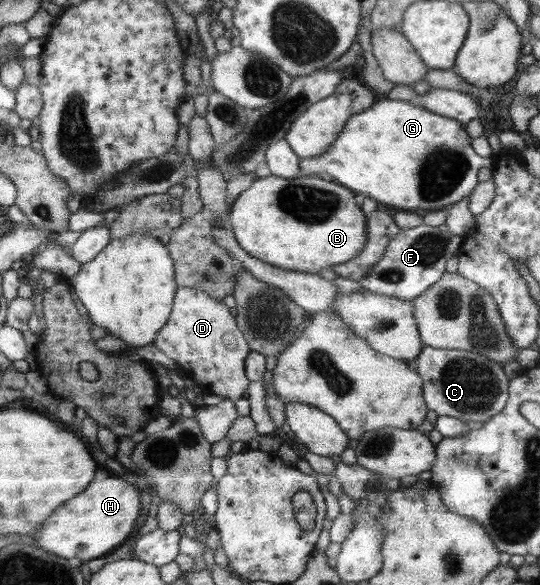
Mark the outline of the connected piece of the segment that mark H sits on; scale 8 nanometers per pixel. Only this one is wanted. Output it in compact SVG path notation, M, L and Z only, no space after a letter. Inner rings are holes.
M110 475L101 481L91 481L84 491L64 502L41 524L35 532L35 544L51 555L61 558L92 560L103 558L103 554L121 546L121 543L136 528L136 520L141 512L139 489L133 481L123 476Z

